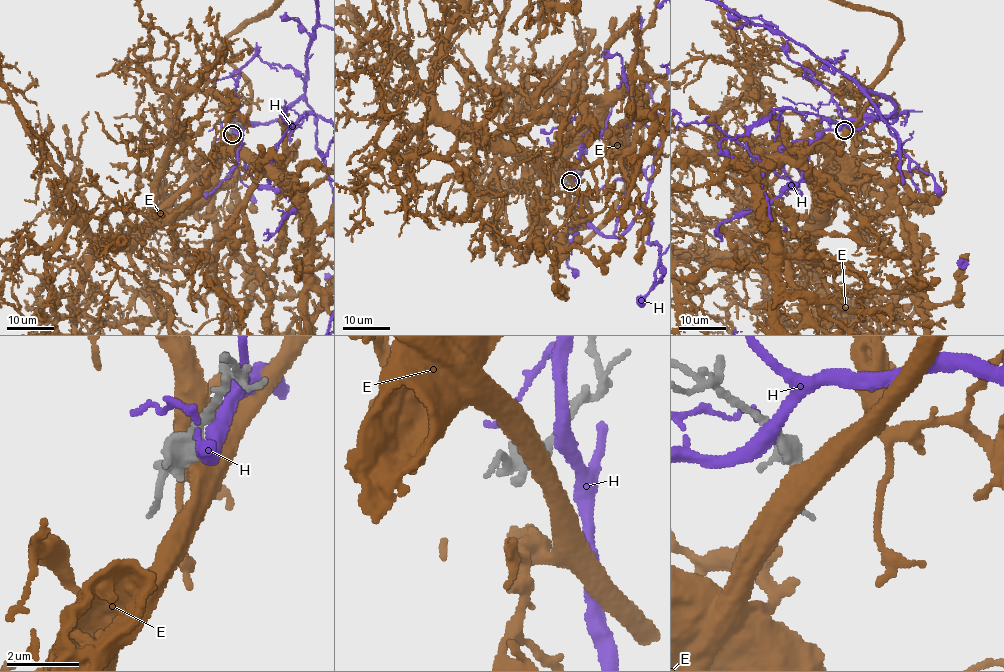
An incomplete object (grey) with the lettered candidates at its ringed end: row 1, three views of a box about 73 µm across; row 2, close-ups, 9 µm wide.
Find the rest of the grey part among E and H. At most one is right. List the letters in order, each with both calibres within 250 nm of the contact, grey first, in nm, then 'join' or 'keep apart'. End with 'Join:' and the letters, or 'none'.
E: 480 nm thick on the grey side, 420 nm on the other; join
H: 320 nm thick on the grey side, 400 nm on the other; keep apart
Join: E

